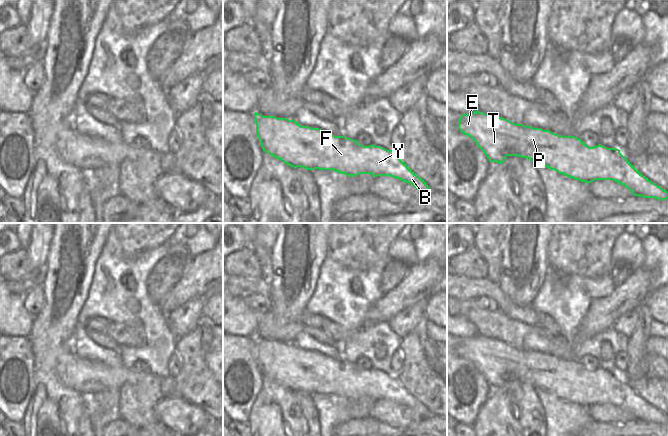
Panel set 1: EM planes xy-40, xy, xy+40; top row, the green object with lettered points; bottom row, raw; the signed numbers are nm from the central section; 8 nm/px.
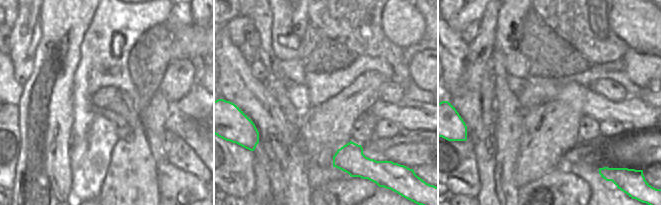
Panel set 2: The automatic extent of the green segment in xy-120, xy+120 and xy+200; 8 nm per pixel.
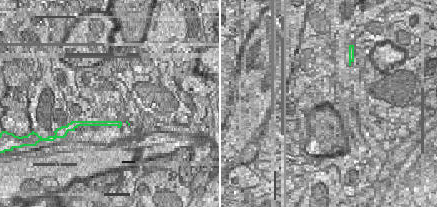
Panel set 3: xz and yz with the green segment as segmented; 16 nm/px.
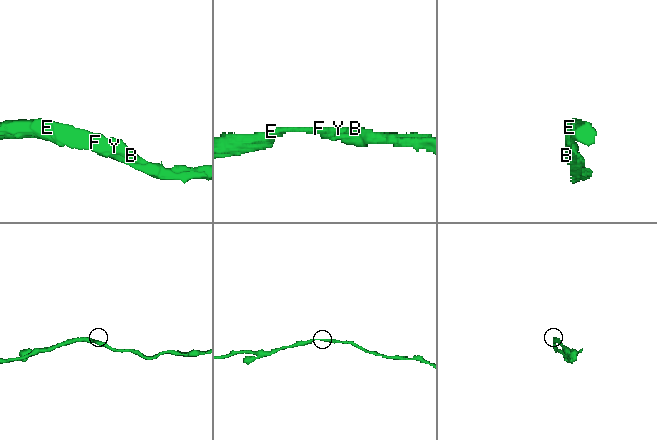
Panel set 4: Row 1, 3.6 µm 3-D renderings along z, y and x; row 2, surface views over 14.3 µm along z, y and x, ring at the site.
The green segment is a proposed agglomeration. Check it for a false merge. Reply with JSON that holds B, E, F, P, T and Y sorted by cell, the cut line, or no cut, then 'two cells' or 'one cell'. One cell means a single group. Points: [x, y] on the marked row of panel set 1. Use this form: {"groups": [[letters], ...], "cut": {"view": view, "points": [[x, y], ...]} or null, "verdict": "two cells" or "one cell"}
{"groups": [["B", "E", "F", "P", "T", "Y"]], "cut": null, "verdict": "one cell"}

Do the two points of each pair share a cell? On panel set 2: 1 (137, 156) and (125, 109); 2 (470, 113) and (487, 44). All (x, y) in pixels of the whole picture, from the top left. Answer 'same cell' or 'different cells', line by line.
1: same cell
2: same cell

